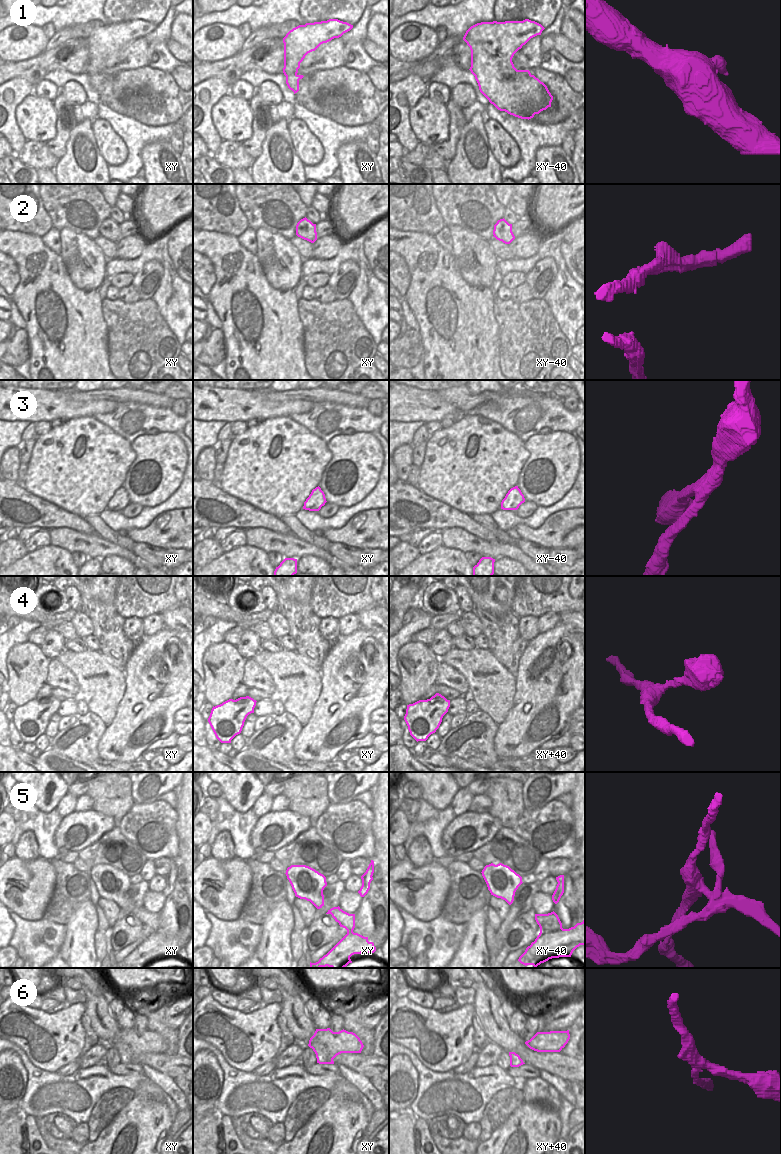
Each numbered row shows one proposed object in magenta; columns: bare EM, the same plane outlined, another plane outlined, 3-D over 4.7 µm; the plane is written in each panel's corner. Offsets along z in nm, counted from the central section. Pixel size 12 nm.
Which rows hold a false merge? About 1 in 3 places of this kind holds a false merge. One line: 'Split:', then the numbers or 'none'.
Split: 2, 5, 6

